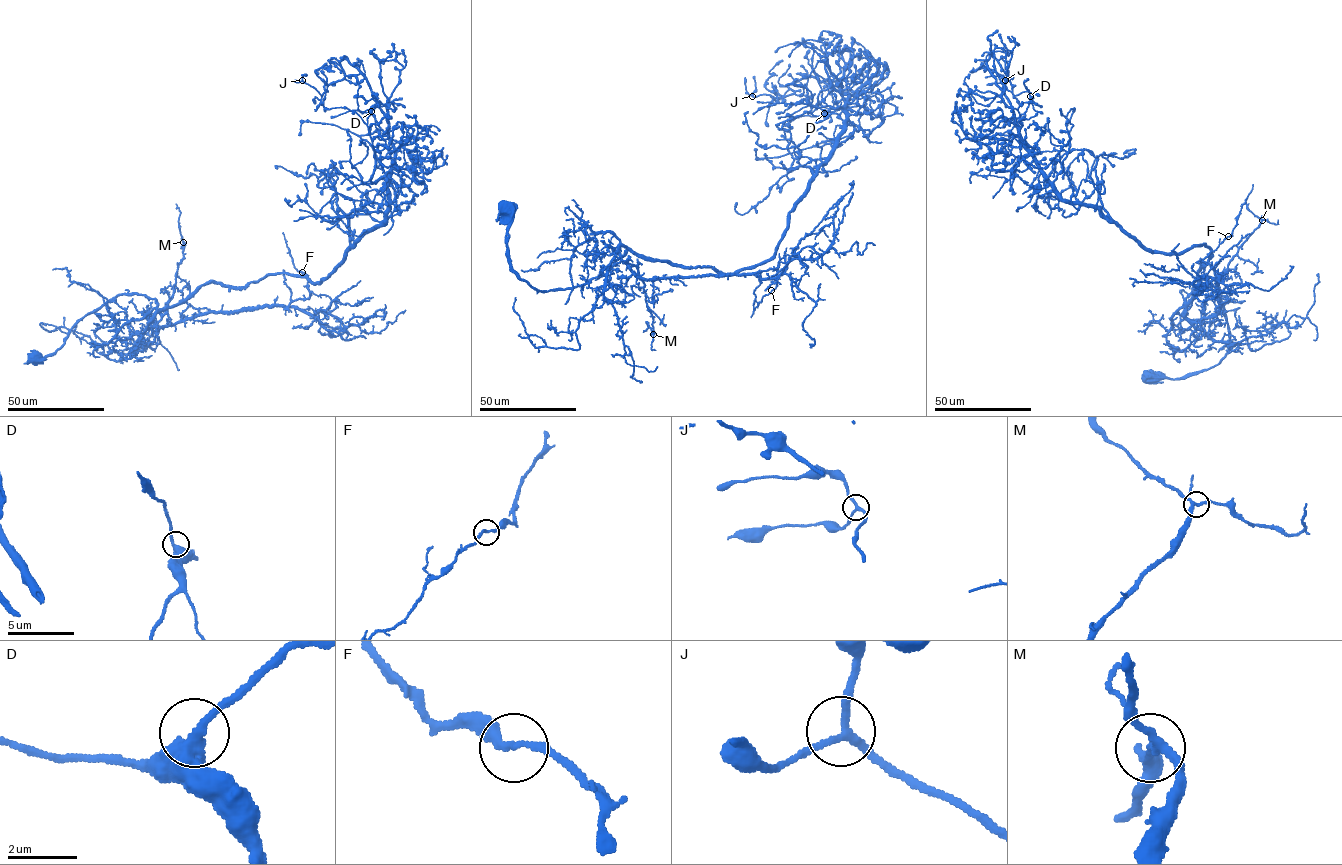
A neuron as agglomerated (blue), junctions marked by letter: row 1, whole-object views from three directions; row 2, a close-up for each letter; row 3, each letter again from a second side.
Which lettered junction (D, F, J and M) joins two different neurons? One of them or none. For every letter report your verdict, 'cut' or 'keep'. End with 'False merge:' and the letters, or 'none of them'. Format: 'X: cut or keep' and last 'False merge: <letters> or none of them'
D: keep
F: keep
J: keep
M: keep
False merge: none of them

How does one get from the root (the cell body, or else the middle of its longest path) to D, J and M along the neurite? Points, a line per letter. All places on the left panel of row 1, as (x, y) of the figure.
D: (33, 357), (118, 295), (162, 309), (212, 282), (324, 279), (384, 220), (402, 145), (371, 111)
J: (33, 357), (118, 295), (320, 282), (379, 225), (394, 150), (368, 81), (345, 59), (322, 96), (302, 80)
M: (33, 357), (33, 364), (51, 355), (79, 320), (118, 295), (155, 300), (153, 326), (173, 294), (183, 242)

